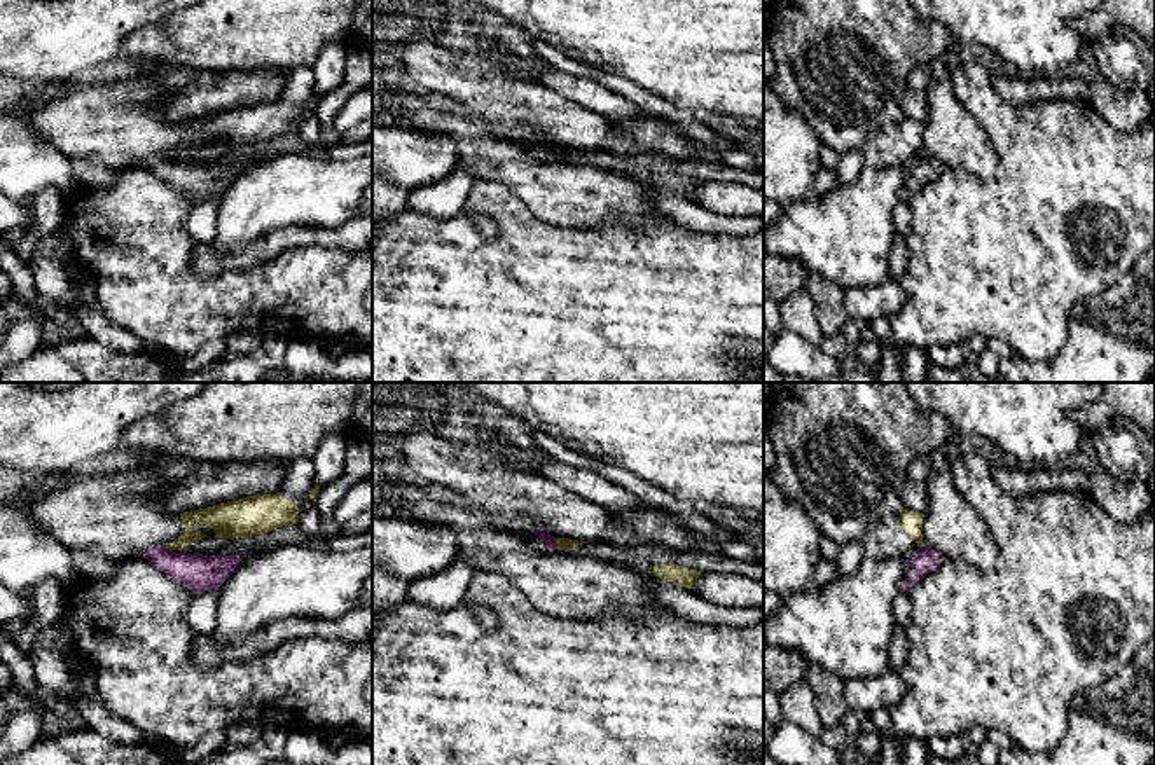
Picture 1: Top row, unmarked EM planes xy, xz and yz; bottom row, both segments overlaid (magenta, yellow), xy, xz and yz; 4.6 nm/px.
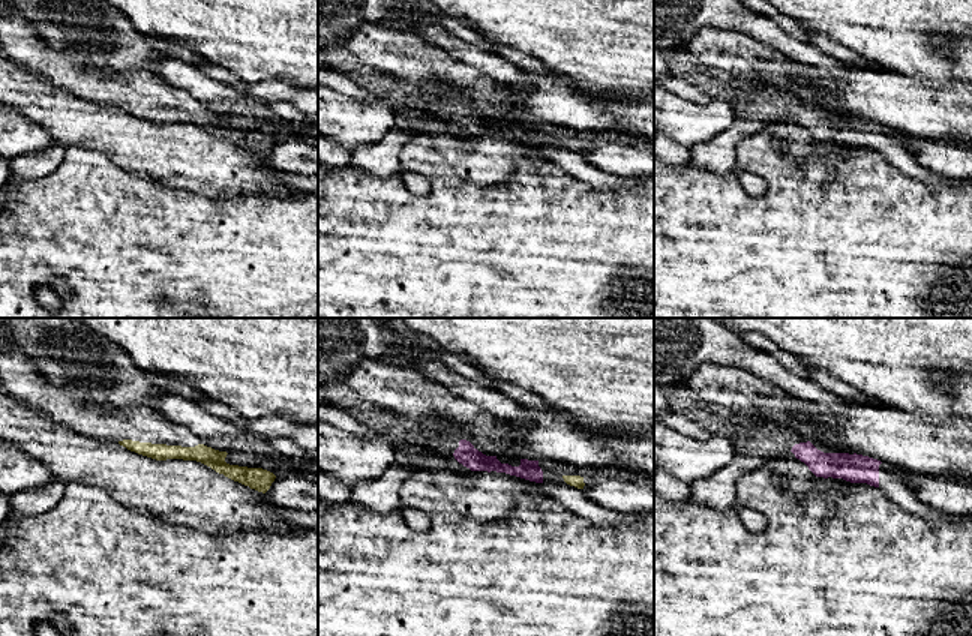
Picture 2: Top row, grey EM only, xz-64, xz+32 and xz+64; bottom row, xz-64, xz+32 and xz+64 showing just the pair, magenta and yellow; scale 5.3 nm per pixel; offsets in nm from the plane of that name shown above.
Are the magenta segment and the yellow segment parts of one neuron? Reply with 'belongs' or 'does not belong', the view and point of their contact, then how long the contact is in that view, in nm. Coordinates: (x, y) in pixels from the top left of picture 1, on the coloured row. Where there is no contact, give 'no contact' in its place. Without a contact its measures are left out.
does not belong; meets magenta in xz at (554, 544); contact 50 nm long

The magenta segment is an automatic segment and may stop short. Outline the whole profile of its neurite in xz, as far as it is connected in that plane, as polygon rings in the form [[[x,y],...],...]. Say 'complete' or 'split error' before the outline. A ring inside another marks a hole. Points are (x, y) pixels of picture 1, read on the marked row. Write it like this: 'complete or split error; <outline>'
split error; [[[514,524],[512,529],[517,534],[533,534],[547,543],[547,550],[557,550],[554,536],[543,527],[535,527],[533,524]]]

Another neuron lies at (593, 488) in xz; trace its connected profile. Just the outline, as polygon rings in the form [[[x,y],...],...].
[[[556,458],[545,465],[536,465],[535,473],[578,494],[589,503],[606,508],[613,515],[627,515],[641,507],[640,500],[620,486],[603,479],[596,472],[570,466]]]

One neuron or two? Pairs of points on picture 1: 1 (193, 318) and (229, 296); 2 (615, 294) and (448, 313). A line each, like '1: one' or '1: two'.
1: one
2: one

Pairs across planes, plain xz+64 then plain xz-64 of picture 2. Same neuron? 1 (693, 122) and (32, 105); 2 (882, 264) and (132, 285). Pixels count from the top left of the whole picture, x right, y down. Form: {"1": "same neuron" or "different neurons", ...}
{"1": "different neurons", "2": "same neuron"}

